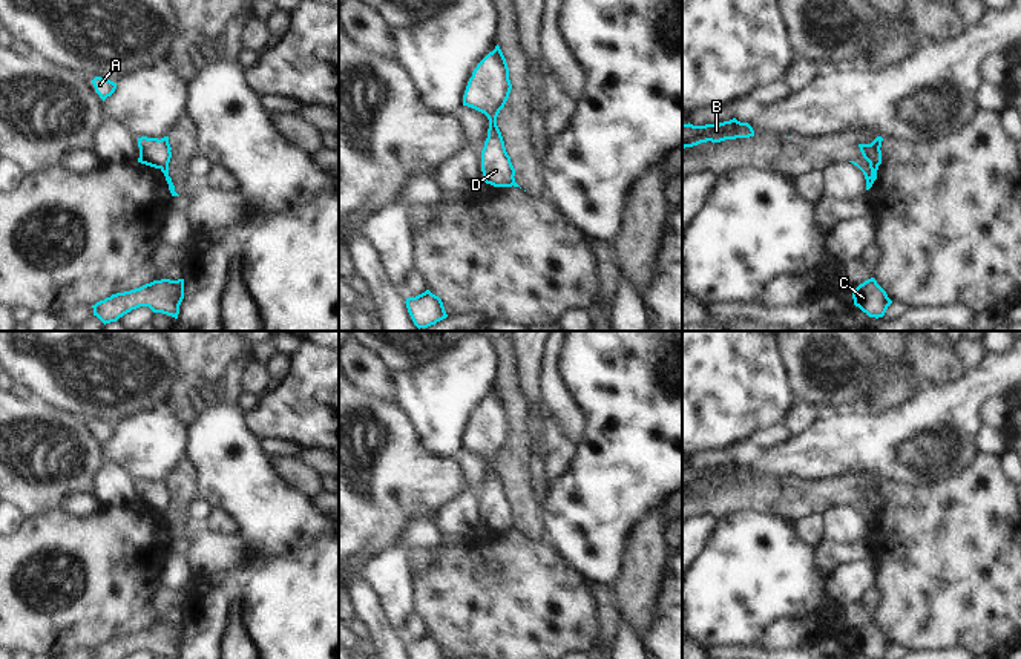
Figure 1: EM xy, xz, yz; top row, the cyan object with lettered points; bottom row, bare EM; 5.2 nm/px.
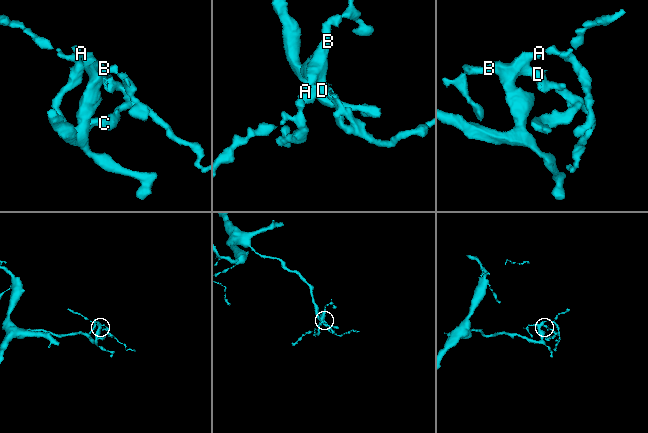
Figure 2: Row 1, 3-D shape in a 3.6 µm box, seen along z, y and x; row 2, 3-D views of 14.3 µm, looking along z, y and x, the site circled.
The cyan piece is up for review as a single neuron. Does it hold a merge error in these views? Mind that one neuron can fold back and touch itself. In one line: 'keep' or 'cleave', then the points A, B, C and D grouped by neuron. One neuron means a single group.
cleave; groups A B D / C

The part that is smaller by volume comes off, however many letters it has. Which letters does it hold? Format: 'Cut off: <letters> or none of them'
Cut off: C

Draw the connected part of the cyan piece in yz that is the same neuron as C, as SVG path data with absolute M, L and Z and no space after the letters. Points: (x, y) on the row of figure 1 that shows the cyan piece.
M874 277L865 280L852 291L854 305L869 317L883 317L892 300Z

